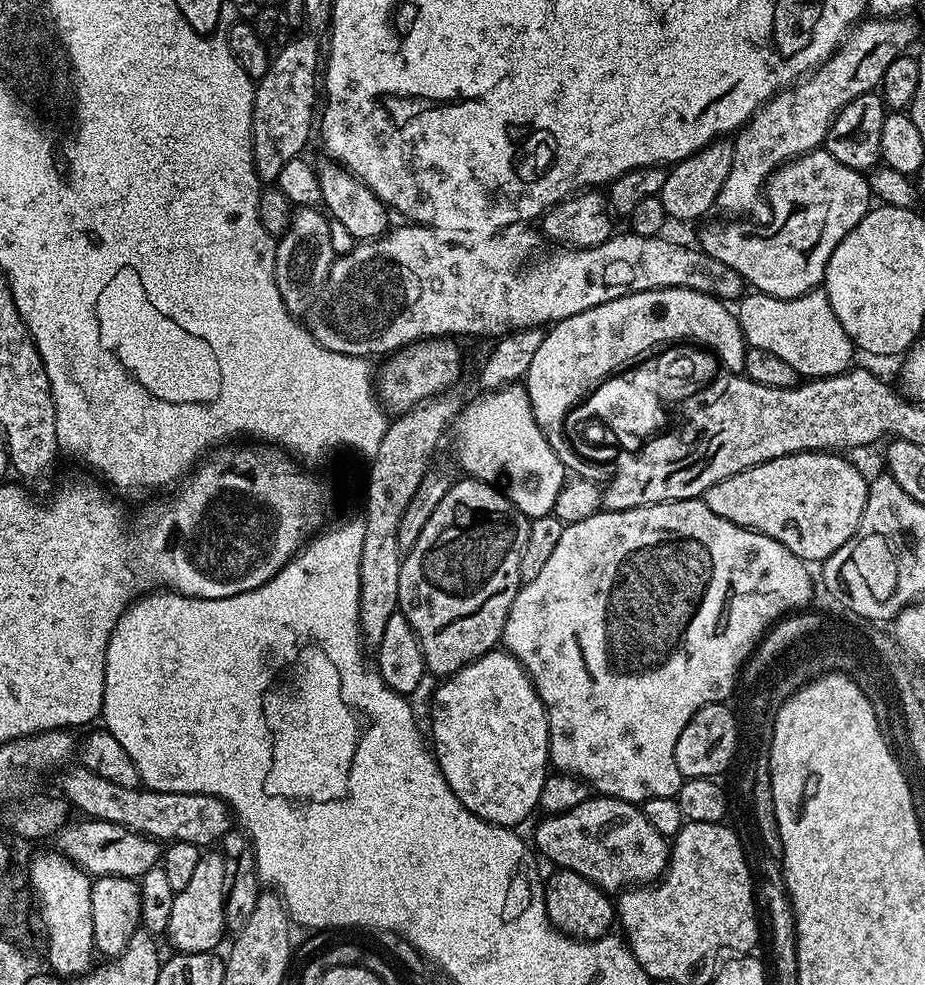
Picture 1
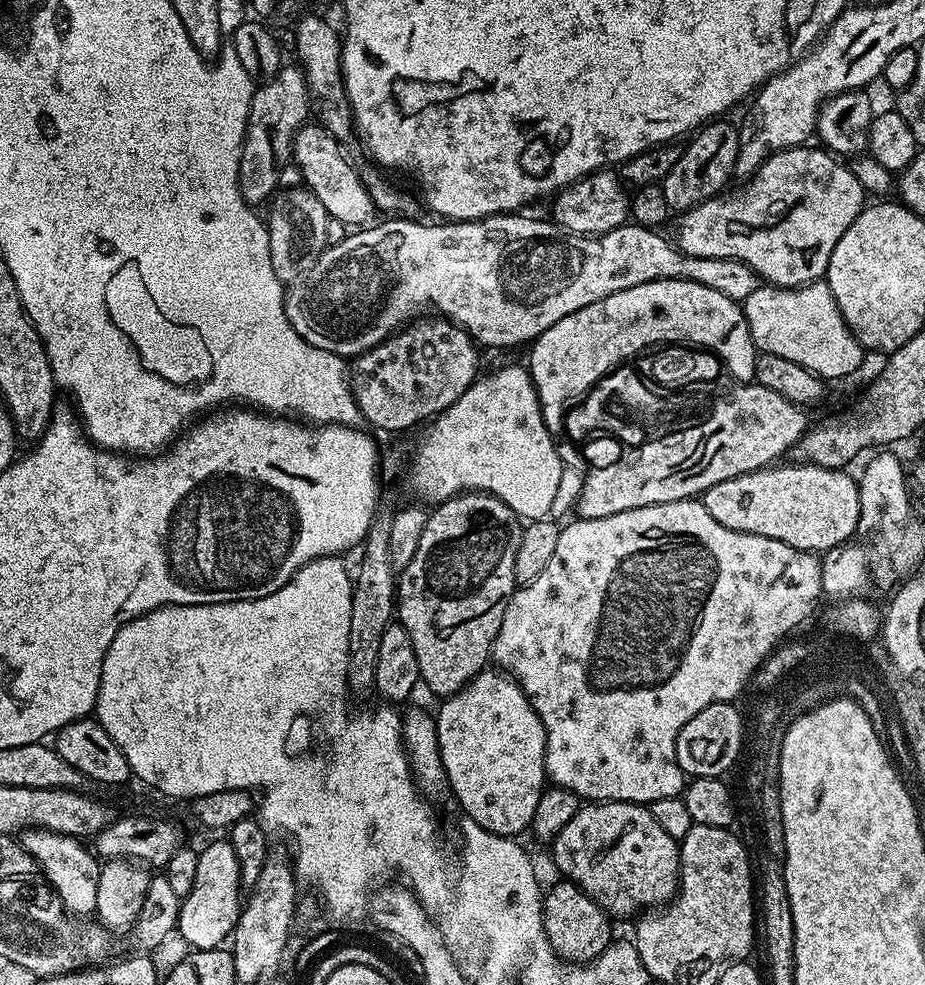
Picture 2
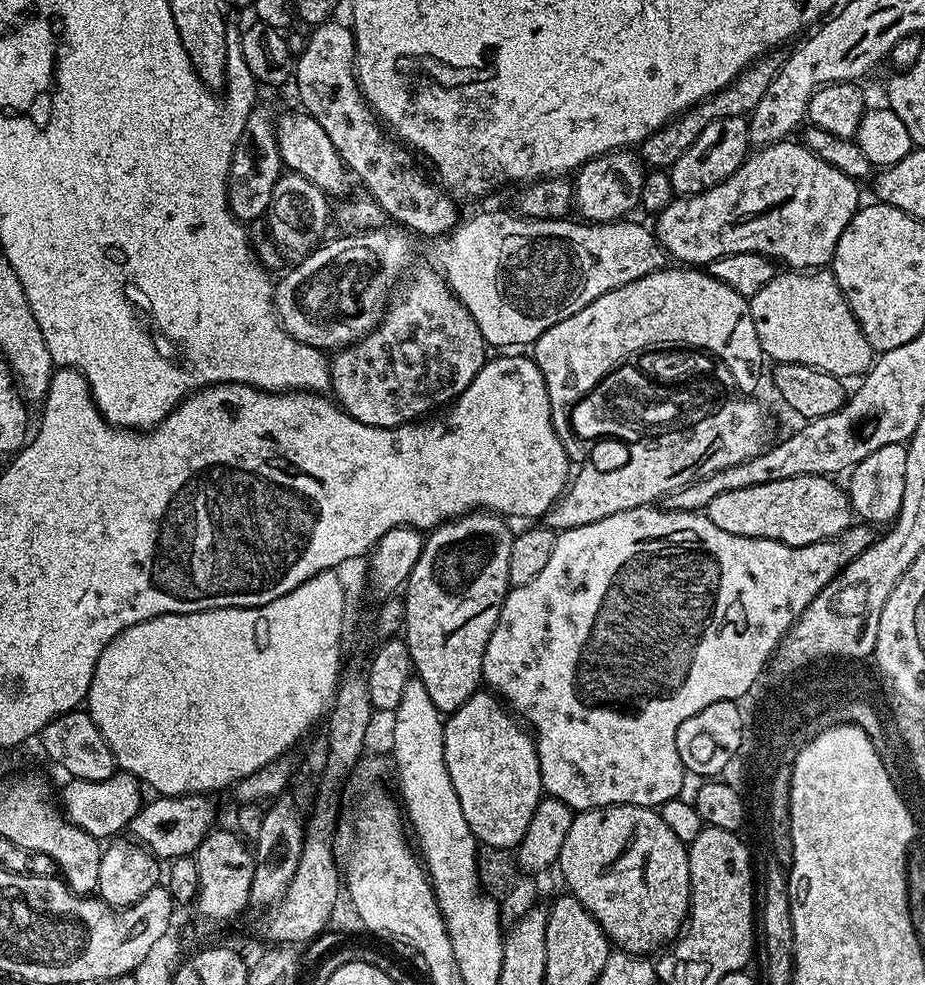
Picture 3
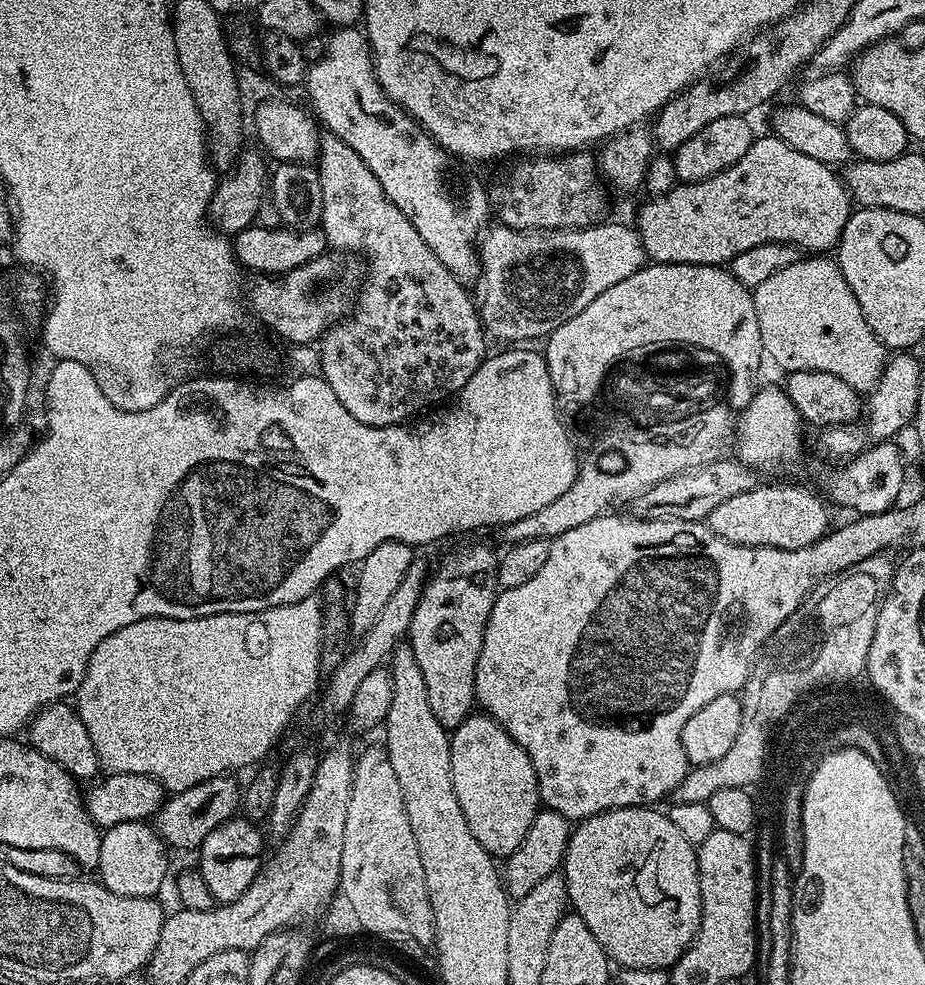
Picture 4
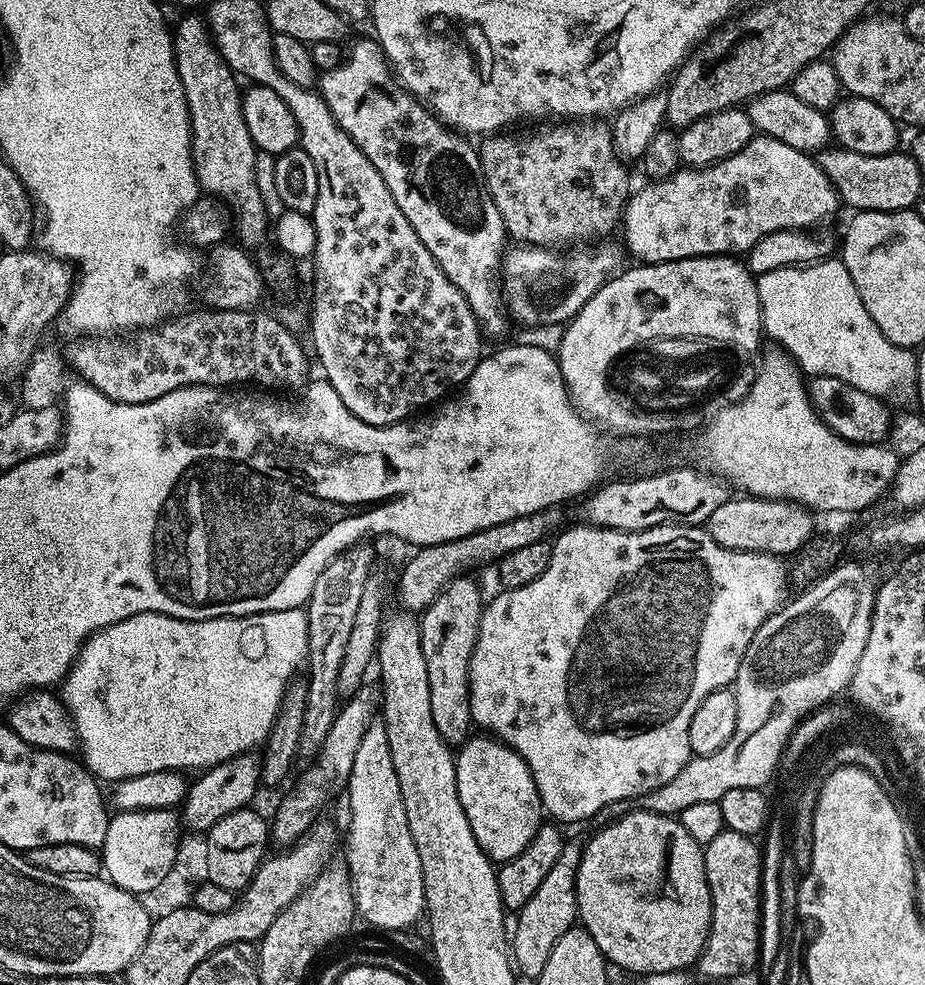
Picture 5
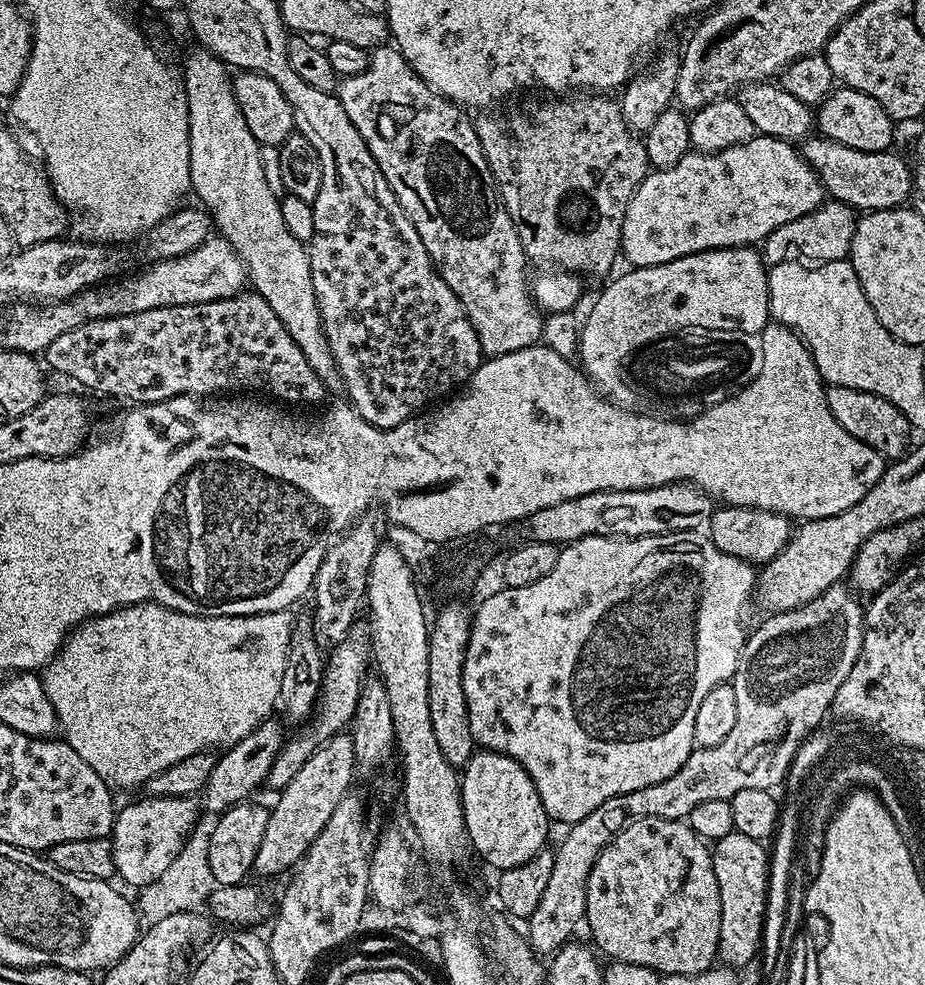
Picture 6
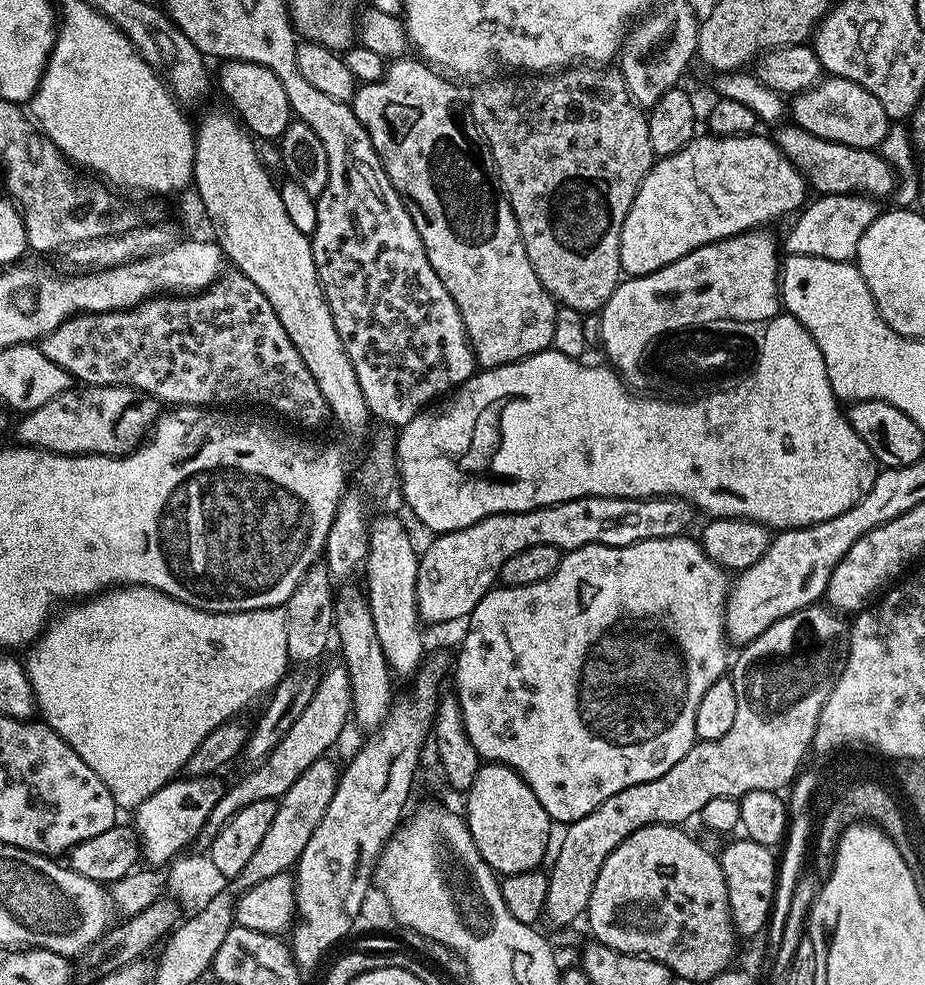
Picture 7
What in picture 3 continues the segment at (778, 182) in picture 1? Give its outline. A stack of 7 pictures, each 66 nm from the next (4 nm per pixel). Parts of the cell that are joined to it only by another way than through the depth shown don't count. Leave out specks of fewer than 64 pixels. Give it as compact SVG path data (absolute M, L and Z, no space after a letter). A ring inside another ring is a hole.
M789 138L757 147L744 164L738 166L730 178L718 182L718 186L710 186L710 190L693 196L673 198L670 206L655 217L654 223L656 238L665 253L684 266L706 266L726 254L743 252L757 252L792 270L820 270L831 265L842 230L846 230L857 208L861 207L861 185L830 162L823 161L803 143L794 141Z

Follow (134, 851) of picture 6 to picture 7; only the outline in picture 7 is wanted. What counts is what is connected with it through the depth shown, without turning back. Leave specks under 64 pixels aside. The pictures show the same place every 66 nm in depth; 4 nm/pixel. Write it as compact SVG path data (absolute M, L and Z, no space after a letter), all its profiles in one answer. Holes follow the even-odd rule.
M219 775L177 778L166 786L154 790L146 802L134 809L134 831L143 863L148 866L164 866L176 860L184 848L204 831L204 823L210 818L210 810L218 806L218 798L226 790Z

